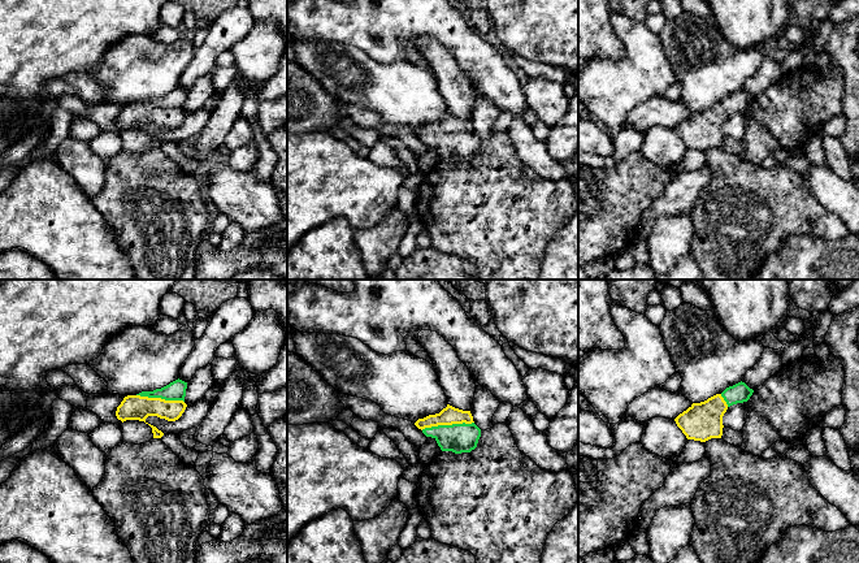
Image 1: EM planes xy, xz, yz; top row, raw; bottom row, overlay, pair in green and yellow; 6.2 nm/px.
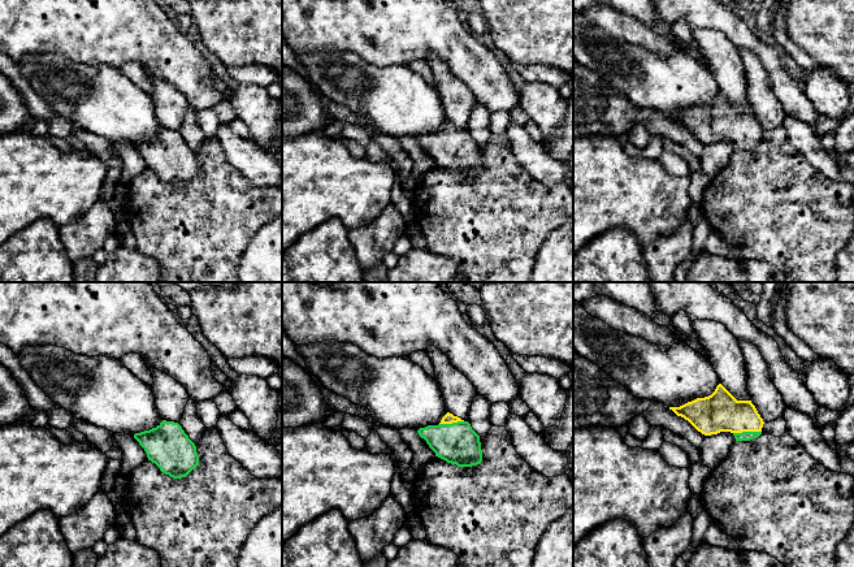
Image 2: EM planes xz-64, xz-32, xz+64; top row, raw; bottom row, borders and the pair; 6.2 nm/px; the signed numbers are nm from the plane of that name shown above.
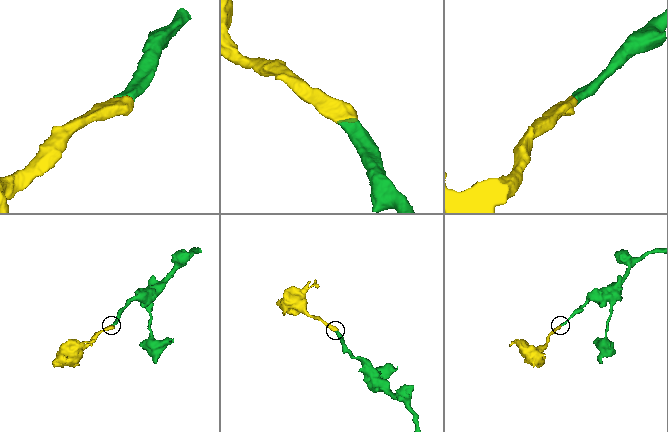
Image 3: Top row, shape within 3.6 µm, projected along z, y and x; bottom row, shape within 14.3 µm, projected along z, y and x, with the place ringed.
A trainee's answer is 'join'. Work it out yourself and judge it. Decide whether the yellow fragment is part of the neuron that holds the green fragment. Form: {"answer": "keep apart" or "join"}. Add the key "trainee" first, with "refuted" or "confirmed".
{"trainee": "confirmed", "answer": "join"}

